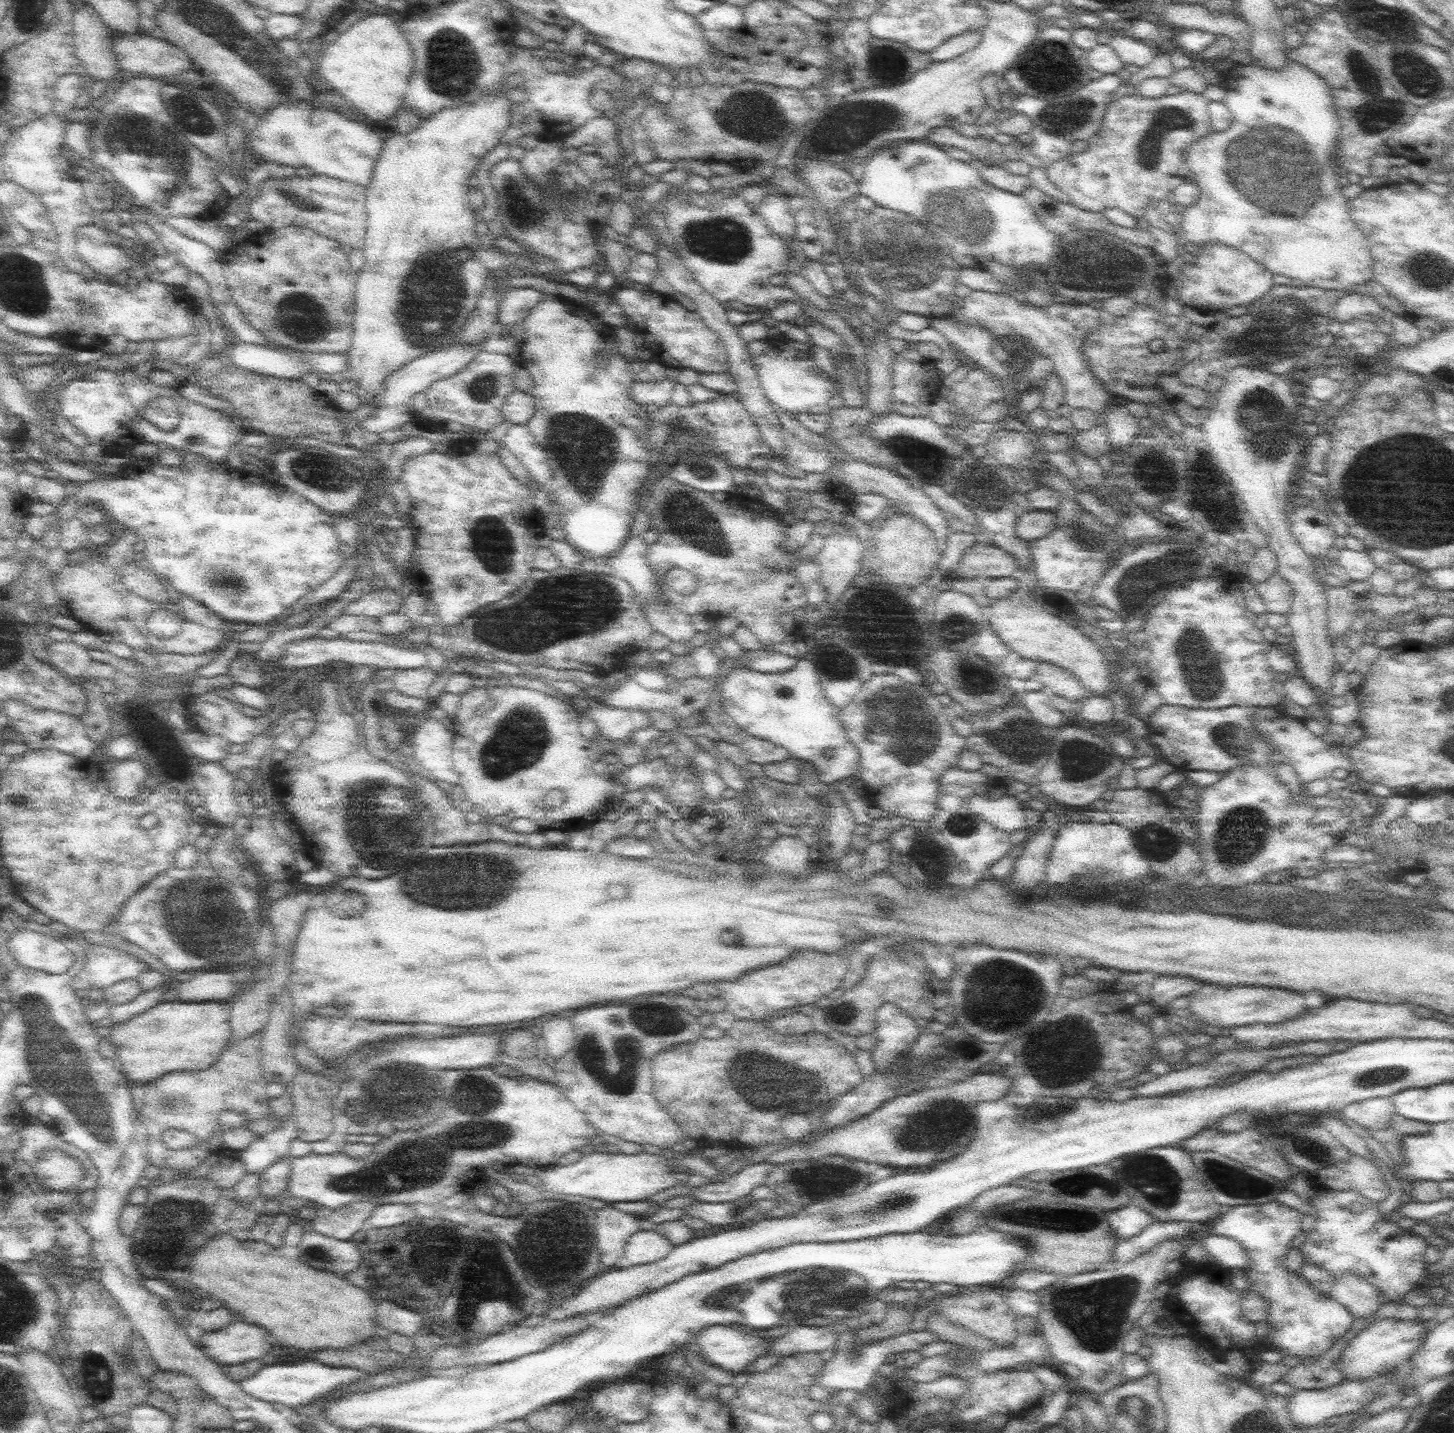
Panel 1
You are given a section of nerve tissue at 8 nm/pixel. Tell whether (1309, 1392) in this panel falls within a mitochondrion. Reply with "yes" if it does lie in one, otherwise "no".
no

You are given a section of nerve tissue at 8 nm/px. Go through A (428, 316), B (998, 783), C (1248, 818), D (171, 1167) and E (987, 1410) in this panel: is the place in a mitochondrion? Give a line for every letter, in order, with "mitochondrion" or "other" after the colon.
A: mitochondrion
B: other
C: mitochondrion
D: other
E: other

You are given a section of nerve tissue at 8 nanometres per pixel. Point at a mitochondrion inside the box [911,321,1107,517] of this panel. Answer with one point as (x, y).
(989, 490)

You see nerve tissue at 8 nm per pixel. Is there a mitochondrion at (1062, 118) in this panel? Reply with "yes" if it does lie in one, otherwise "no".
yes

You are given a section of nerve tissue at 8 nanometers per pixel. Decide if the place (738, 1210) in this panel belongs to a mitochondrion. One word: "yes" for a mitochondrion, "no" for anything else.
no

